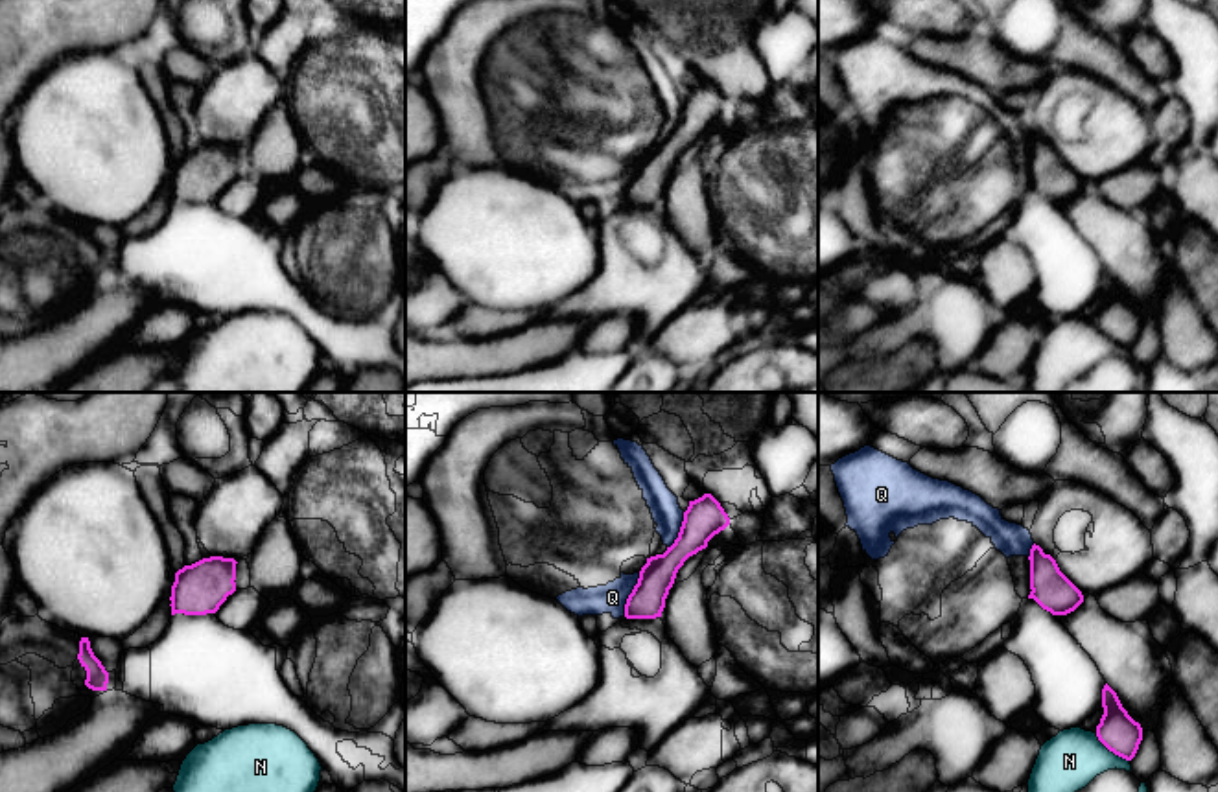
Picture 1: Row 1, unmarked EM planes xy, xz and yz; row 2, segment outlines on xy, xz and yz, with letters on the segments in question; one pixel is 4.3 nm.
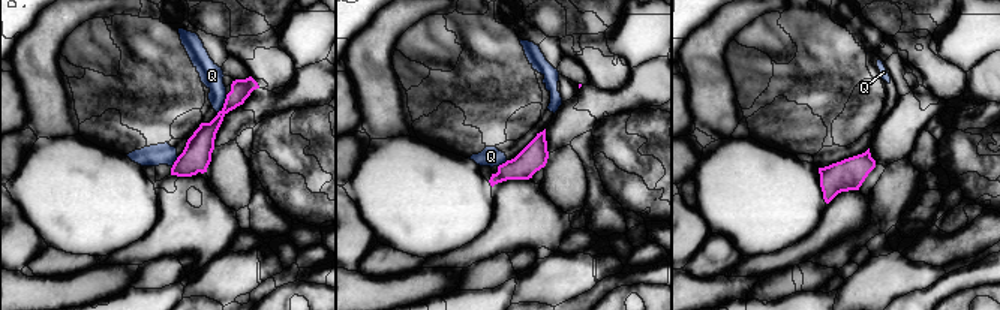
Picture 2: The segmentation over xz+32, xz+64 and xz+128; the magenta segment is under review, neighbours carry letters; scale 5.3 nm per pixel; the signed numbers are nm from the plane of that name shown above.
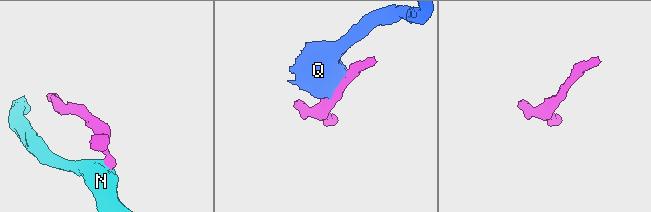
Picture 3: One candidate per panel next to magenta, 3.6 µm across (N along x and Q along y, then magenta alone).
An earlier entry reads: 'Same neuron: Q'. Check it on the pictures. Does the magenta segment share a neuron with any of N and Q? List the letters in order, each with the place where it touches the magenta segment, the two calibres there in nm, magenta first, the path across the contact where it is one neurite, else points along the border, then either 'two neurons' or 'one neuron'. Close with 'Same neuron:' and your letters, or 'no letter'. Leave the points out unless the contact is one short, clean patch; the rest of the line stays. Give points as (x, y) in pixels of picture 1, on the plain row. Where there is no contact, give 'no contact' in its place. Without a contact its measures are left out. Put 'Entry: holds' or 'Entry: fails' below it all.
N: contact yz (1112, 337); calibres 170 and 260 nm; border yz (1095, 321), (1110, 337), (1128, 349); two neurons
Q: contact xz (631, 181); calibres 160 and 130 nm; border xz (640, 161), (623, 201); two neurons
Same neuron: no letter
Entry: fails

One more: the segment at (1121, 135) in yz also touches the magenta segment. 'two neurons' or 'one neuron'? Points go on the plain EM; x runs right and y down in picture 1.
two neurons

